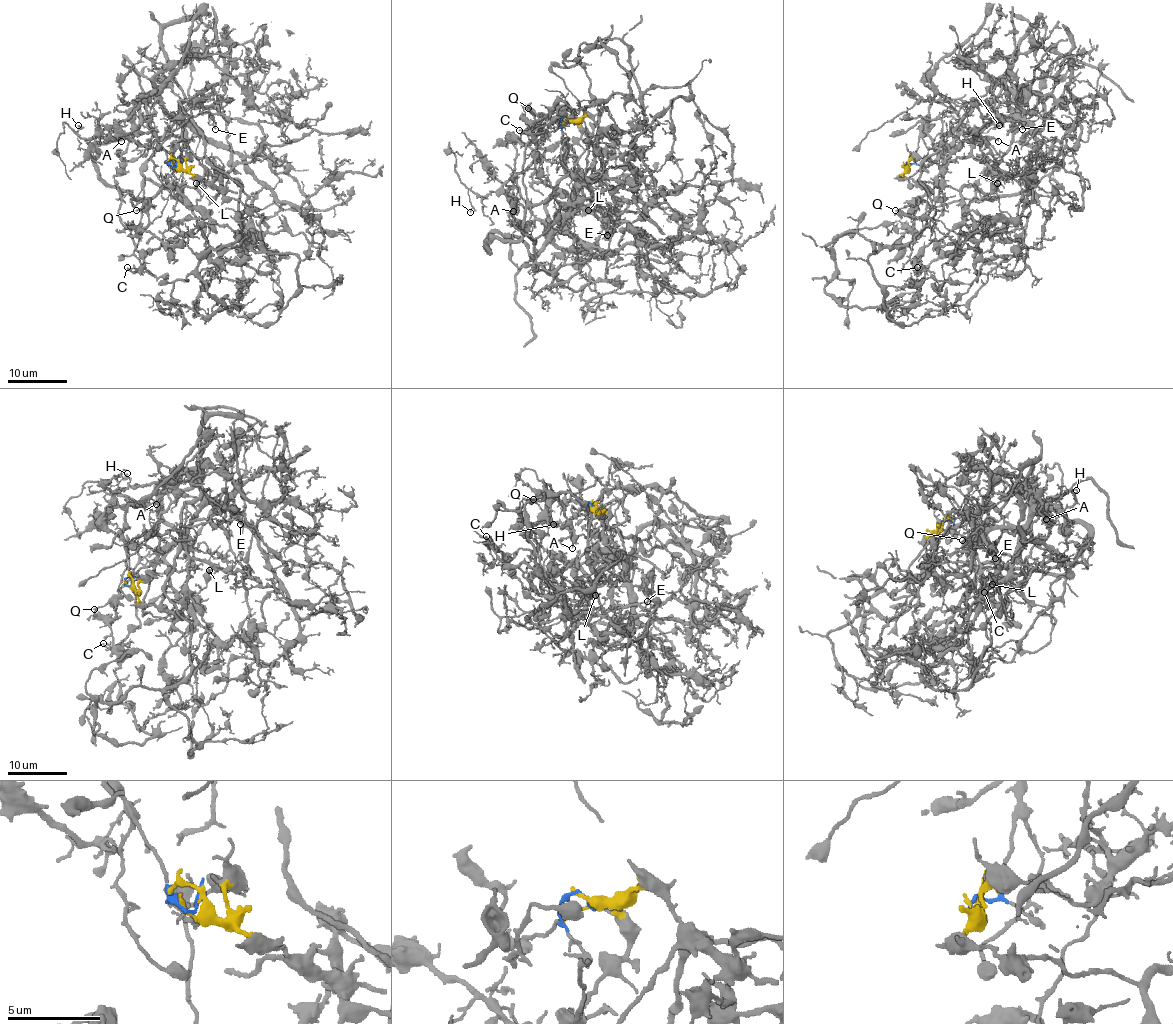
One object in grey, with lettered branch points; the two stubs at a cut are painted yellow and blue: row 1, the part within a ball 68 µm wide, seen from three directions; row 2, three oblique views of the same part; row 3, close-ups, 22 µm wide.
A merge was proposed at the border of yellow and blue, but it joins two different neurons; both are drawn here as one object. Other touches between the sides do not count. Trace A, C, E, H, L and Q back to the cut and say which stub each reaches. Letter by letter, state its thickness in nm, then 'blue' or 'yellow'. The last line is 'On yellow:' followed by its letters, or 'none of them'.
A: 150 nm | blue
C: 150 nm | yellow
E: 110 nm | yellow
H: 130 nm | blue
L: 550 nm | yellow
Q: 160 nm | yellow
On yellow: C, E, L, Q

